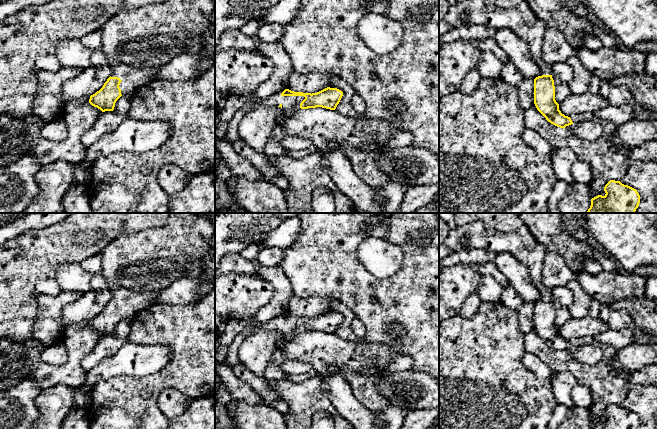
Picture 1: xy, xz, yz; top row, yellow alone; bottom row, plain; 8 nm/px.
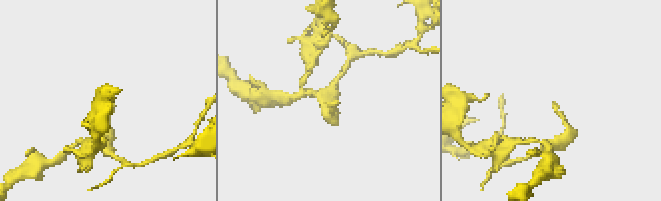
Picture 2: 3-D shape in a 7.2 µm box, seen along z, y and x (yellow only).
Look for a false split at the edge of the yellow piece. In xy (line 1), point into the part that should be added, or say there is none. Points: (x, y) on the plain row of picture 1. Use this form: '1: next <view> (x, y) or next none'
1: next xy (183, 237)

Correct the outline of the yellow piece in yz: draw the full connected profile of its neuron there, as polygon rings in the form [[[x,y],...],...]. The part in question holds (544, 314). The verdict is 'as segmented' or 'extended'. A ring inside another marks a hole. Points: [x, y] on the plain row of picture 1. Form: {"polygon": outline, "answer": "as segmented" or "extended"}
{"polygon": [[[478,220],[451,228],[446,240],[439,246],[439,260],[460,250],[484,249],[496,254],[508,252],[529,270],[541,297],[534,303],[534,328],[551,348],[565,352],[573,348],[570,341],[559,334],[555,324],[555,310],[551,290],[543,284],[541,273],[548,250],[531,234],[526,225],[513,233],[487,228]]], "answer": "extended"}

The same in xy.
{"polygon": [[[171,213],[166,221],[166,223],[162,226],[162,227],[156,227],[156,228],[150,228],[150,229],[146,229],[143,231],[140,231],[138,233],[134,233],[134,234],[122,234],[118,237],[116,237],[115,239],[113,239],[108,245],[107,247],[101,252],[101,256],[102,256],[102,267],[103,267],[103,276],[107,281],[107,284],[112,292],[112,297],[111,300],[107,303],[107,305],[104,307],[103,311],[97,315],[95,318],[90,320],[89,323],[89,327],[94,330],[97,331],[98,333],[100,333],[102,336],[105,335],[113,335],[114,331],[115,331],[115,327],[116,325],[123,319],[132,319],[138,312],[144,310],[145,308],[148,308],[151,305],[151,302],[153,300],[155,300],[156,298],[158,298],[160,291],[150,291],[150,292],[141,292],[141,291],[134,291],[131,289],[127,289],[125,288],[122,283],[121,283],[121,275],[122,275],[122,271],[129,265],[132,264],[138,264],[141,263],[143,261],[151,261],[151,260],[155,260],[155,259],[162,259],[162,258],[167,258],[167,257],[172,257],[174,258],[179,267],[181,267],[185,273],[184,277],[187,278],[194,278],[196,276],[198,276],[203,269],[203,263],[202,263],[202,258],[211,250],[211,247],[209,245],[209,243],[206,241],[208,238],[212,237],[215,234],[215,223],[211,220],[211,218],[206,215],[206,214],[200,214],[198,215],[197,213]]], "answer": "extended"}

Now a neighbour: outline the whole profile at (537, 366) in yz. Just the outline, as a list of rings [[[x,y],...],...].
[[[533,354],[525,355],[523,365],[540,379],[550,378],[554,373],[543,360]]]

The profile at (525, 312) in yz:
[[[523,301],[517,313],[521,332],[530,333],[534,329],[534,303]]]

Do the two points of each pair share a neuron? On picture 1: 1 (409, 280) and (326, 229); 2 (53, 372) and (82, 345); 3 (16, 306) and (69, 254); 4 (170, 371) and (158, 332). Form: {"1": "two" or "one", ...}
{"1": "one", "2": "one", "3": "one", "4": "one"}

